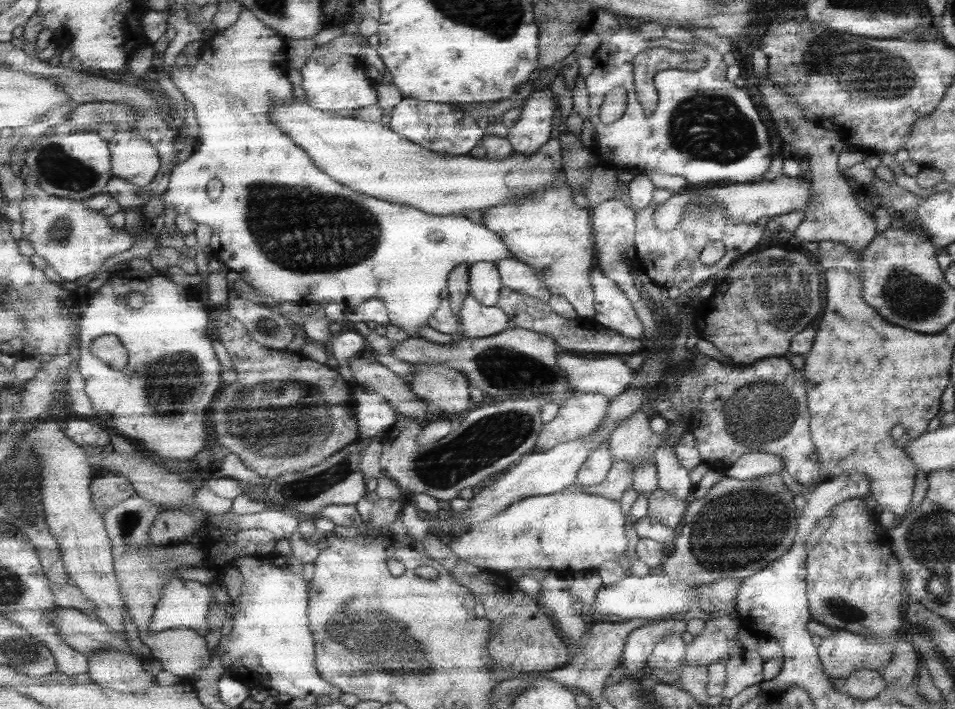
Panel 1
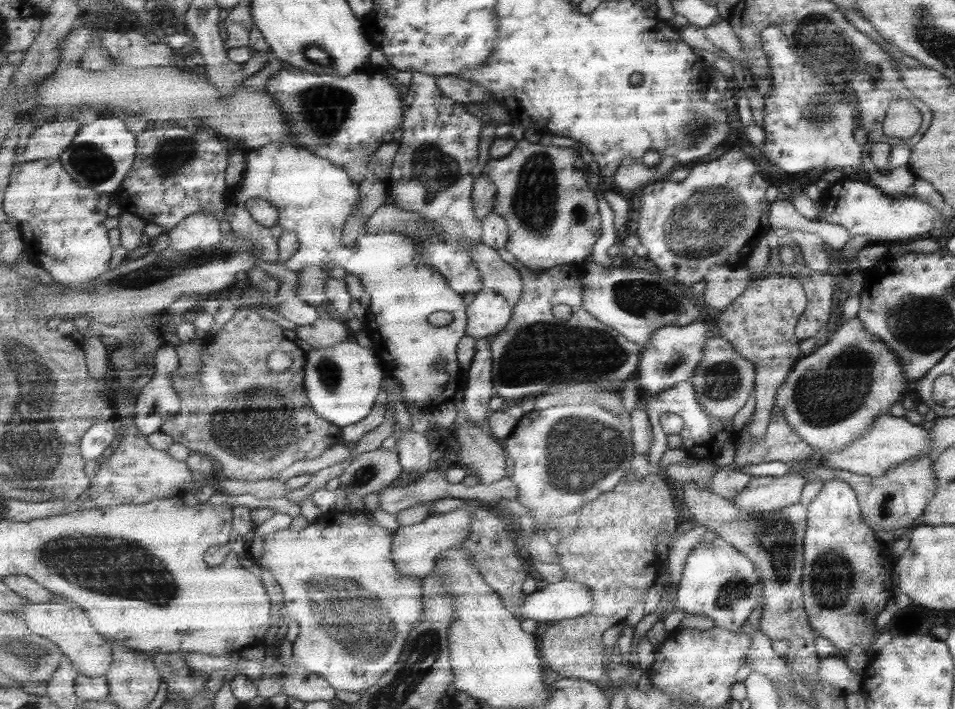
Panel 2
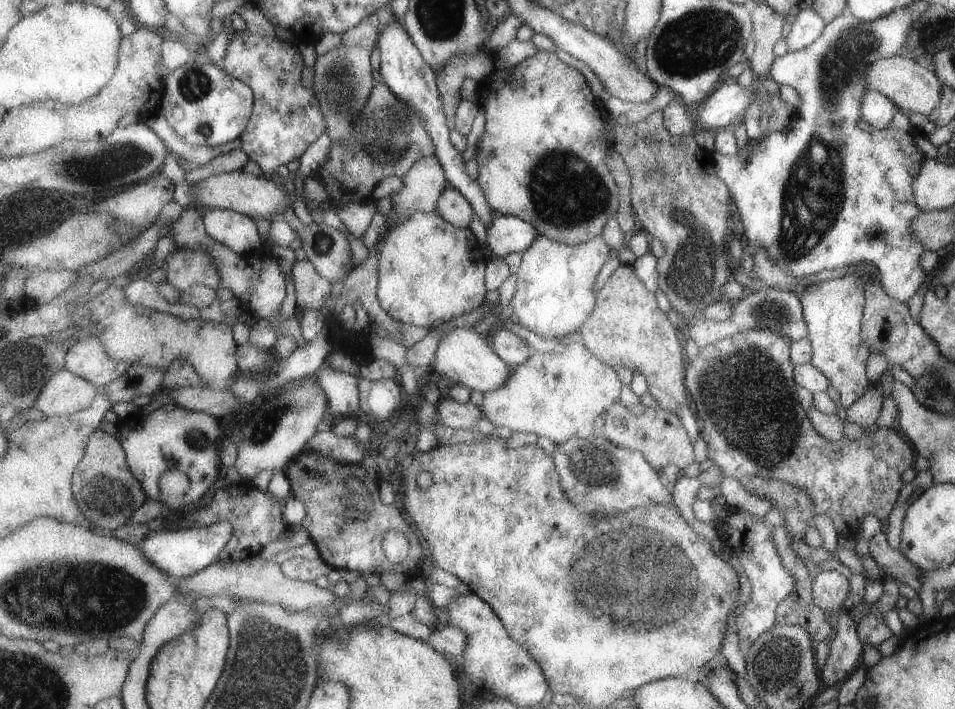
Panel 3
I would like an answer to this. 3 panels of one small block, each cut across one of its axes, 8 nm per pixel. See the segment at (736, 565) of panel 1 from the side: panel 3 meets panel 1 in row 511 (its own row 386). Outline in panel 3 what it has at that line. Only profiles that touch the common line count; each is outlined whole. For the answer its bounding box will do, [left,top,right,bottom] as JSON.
[687,328,915,540]

